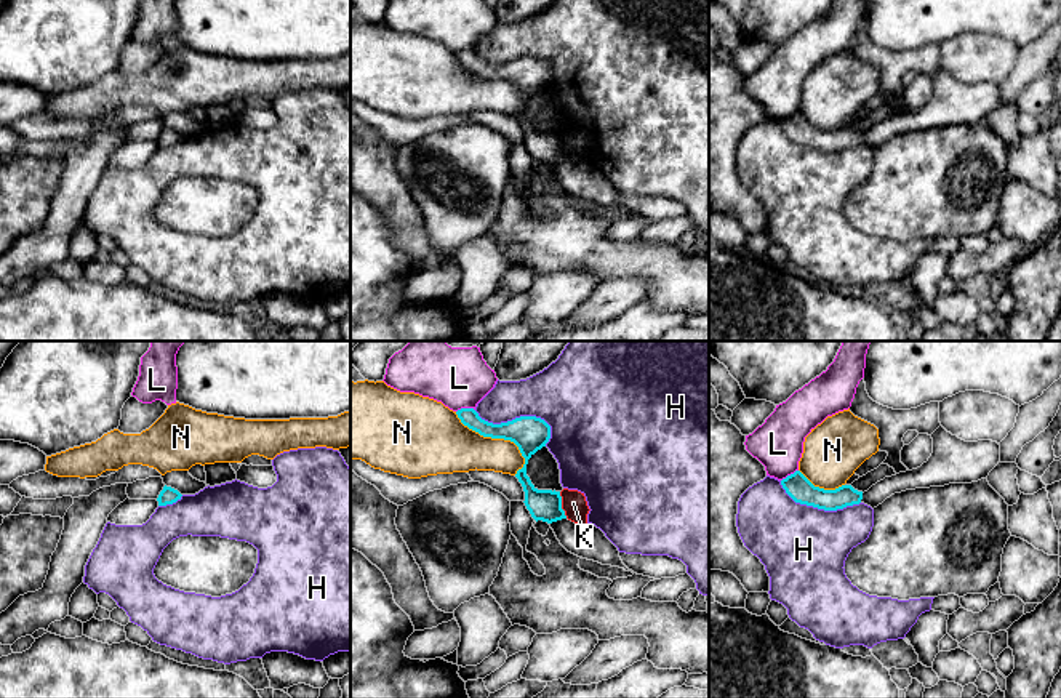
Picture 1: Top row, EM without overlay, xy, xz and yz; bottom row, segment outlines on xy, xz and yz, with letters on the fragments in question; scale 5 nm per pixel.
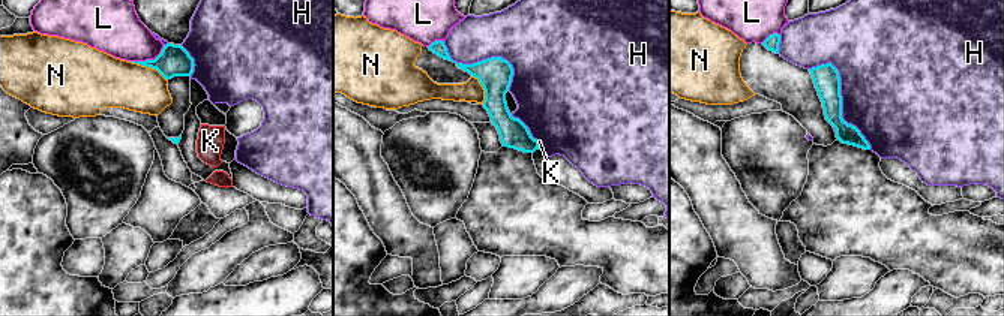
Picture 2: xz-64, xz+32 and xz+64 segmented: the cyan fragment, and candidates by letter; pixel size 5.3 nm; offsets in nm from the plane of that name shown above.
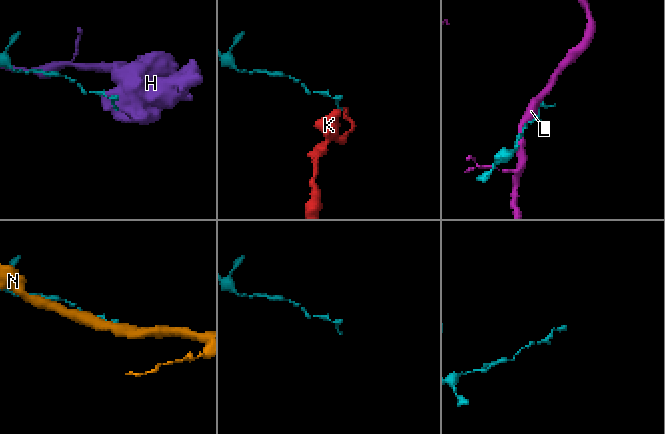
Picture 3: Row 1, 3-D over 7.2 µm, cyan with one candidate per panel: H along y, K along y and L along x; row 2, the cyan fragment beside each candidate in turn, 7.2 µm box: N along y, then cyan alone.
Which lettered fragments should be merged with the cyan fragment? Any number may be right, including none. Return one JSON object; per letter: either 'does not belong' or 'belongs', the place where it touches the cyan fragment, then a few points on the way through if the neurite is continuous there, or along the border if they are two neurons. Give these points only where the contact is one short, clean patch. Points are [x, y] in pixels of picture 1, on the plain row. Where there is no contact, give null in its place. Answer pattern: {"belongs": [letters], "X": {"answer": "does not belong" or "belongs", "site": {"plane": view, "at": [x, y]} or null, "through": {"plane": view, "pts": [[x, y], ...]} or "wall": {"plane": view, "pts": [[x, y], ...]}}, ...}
{"belongs": [], "H": {"answer": "does not belong", "site": {"plane": "xz", "at": [517, 60]}}, "K": {"answer": "does not belong", "site": {"plane": "xz", "at": [560, 146]}, "wall": {"plane": "xz", "pts": [[559, 133], [567, 159]]}}, "L": {"answer": "does not belong", "site": {"plane": "xz", "at": [464, 50]}}, "N": {"answer": "does not belong", "site": {"plane": "xz", "at": [495, 79]}}}

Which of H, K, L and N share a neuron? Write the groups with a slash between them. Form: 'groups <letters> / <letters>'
groups H / K / L / N

